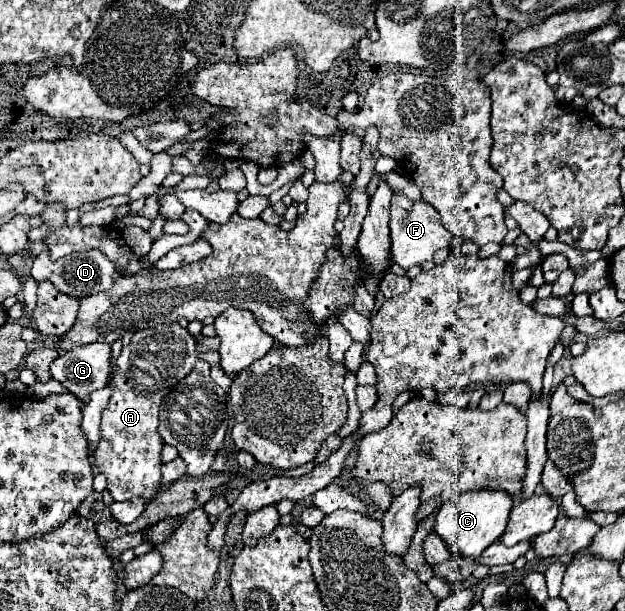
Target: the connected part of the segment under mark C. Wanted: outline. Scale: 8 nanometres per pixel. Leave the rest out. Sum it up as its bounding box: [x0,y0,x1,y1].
[434,488,514,558]

